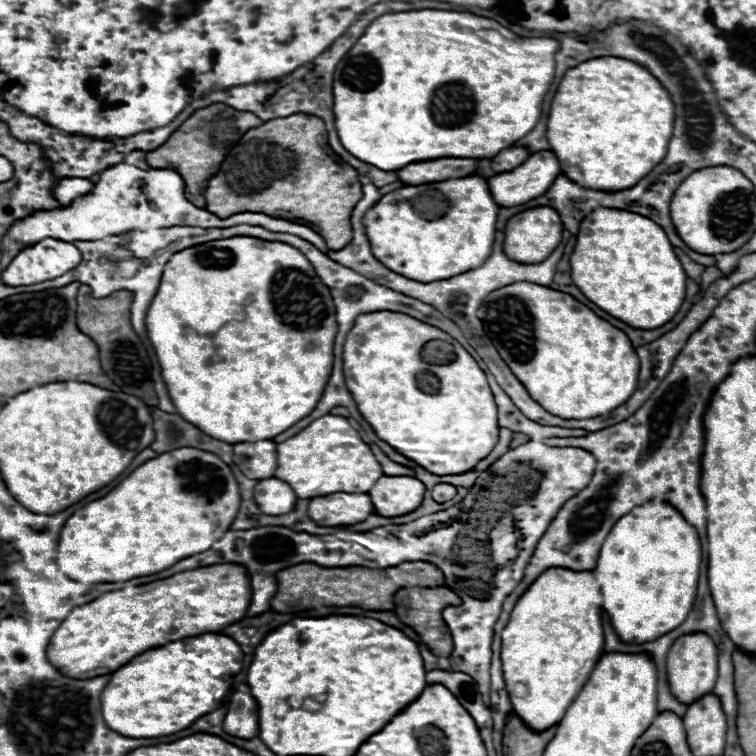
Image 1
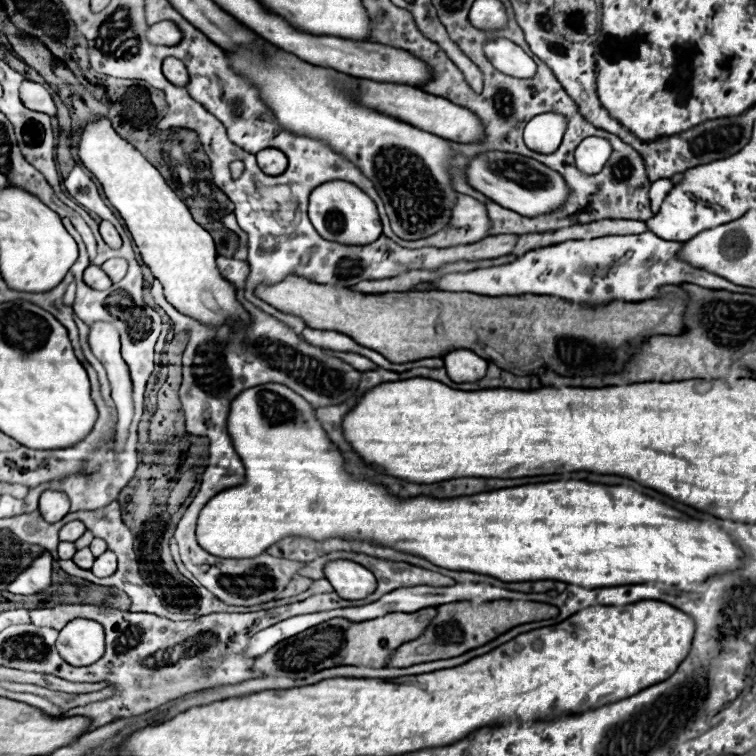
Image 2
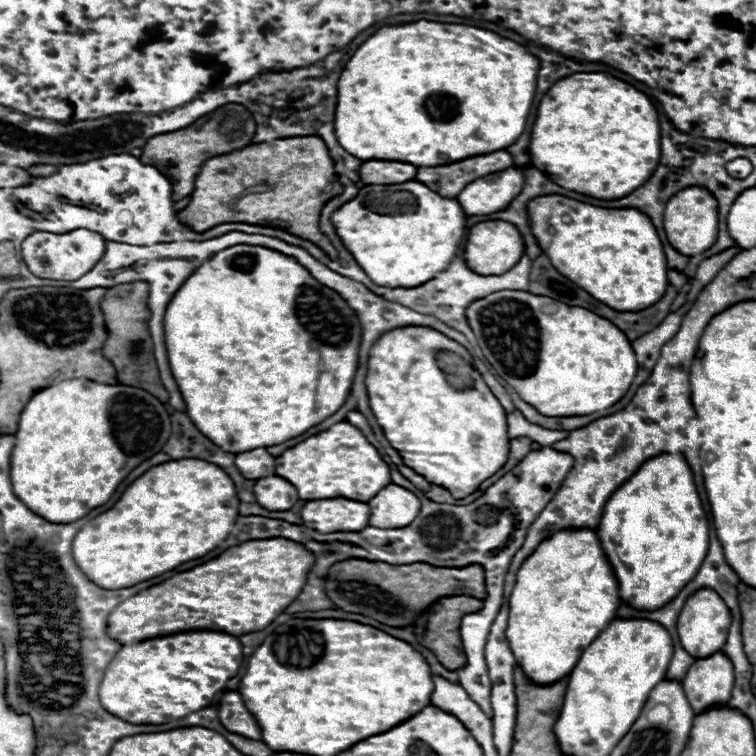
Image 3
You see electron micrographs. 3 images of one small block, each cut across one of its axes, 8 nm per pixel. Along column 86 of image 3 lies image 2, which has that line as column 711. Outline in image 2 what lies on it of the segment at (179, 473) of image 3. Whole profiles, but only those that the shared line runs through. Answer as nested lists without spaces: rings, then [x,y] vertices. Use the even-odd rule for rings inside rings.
[[[260,384],[240,392],[232,400],[226,424],[234,448],[244,462],[245,482],[212,496],[202,508],[196,526],[200,546],[220,558],[254,558],[284,536],[308,536],[312,540],[338,536],[348,540],[370,540],[386,548],[422,556],[448,570],[486,574],[502,582],[560,580],[584,588],[644,582],[686,586],[704,582],[720,572],[734,572],[744,562],[744,552],[732,542],[724,528],[690,518],[622,484],[608,486],[586,480],[558,480],[452,500],[432,500],[426,496],[398,500],[380,484],[348,476],[348,472],[344,472],[344,458],[326,438],[314,416],[314,408],[282,384]]]

